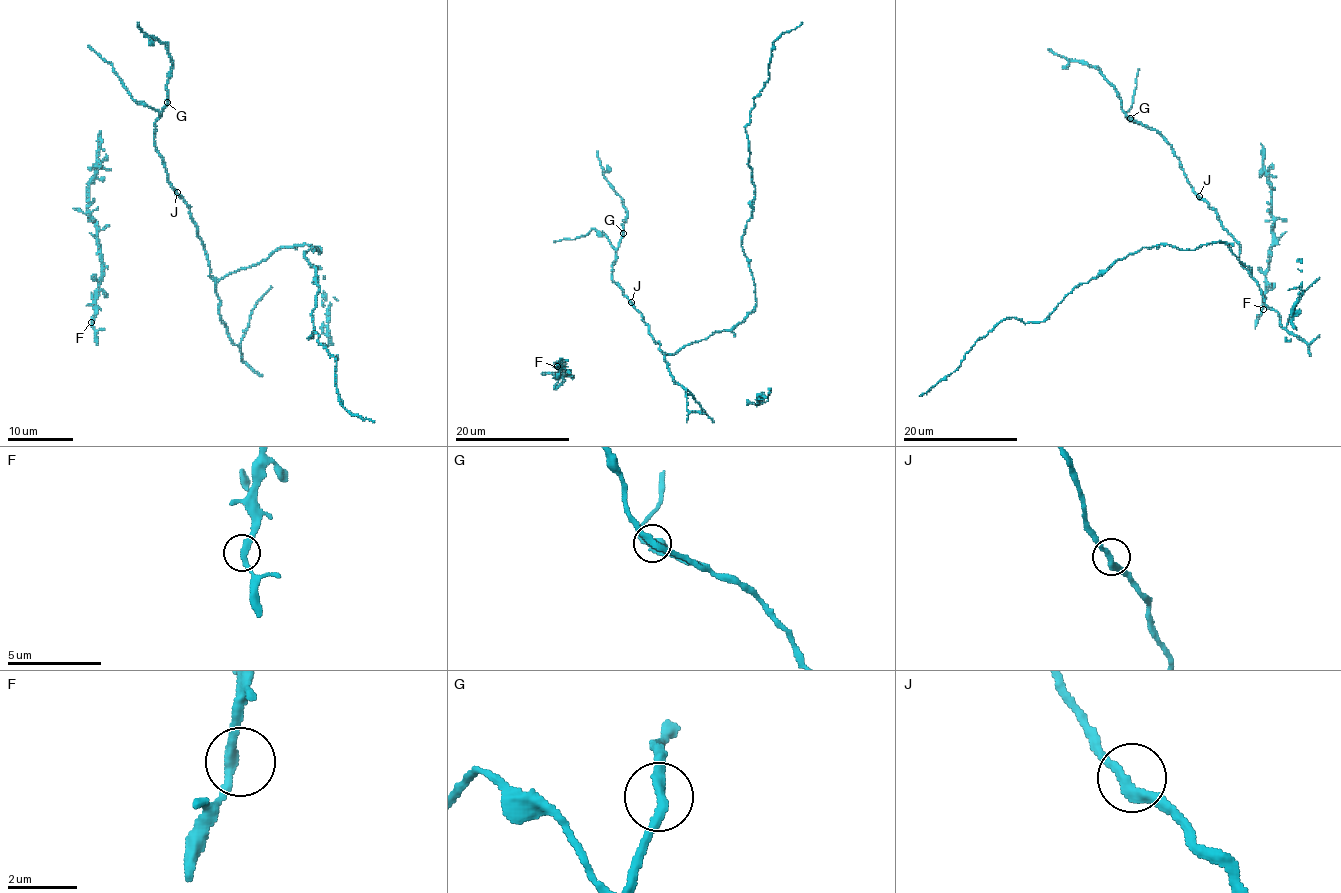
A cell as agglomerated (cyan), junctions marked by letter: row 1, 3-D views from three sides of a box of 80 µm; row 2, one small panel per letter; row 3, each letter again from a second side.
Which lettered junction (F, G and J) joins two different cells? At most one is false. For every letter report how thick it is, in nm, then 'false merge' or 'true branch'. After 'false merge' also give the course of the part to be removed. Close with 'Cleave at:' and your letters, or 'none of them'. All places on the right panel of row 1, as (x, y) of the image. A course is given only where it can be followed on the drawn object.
F: 300 nm | true branch
G: 320 nm | true branch
J: 300 nm | true branch
Cleave at: none of them

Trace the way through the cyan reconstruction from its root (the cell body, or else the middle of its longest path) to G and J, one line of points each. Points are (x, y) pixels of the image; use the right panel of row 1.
G: (1226, 244), (1251, 271), (1239, 260), (1239, 243), (1193, 190), (1173, 149), (1155, 130), (1129, 119)
J: (1226, 244), (1251, 271), (1239, 260), (1239, 243), (1199, 196)

